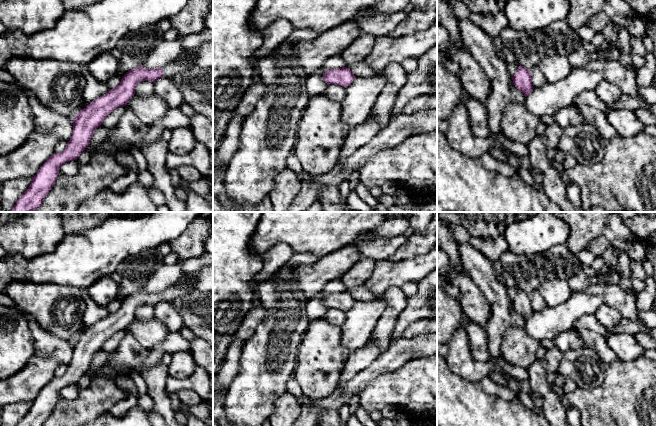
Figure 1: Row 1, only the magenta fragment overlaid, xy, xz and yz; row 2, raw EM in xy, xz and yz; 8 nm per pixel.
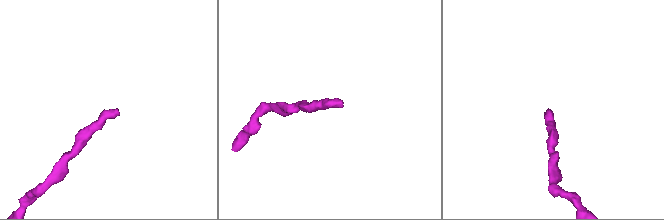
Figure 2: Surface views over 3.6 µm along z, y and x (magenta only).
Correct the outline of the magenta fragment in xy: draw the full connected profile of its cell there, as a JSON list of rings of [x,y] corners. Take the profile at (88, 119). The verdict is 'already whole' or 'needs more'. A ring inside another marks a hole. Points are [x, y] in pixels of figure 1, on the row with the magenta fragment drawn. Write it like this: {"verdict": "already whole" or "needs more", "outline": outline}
{"verdict": "needs more", "outline": [[[178,61],[167,63],[162,68],[147,69],[138,66],[128,71],[121,79],[120,84],[95,99],[84,109],[80,110],[73,119],[73,132],[67,142],[65,150],[54,153],[40,167],[24,194],[17,200],[14,207],[8,212],[32,212],[39,208],[46,195],[52,189],[60,169],[67,161],[77,159],[90,144],[96,128],[102,125],[104,119],[116,108],[126,106],[129,99],[135,94],[135,87],[141,81],[155,82],[160,77],[169,77],[195,67],[192,62],[183,64]]]}

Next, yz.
{"verdict": "already whole", "outline": [[[520,65],[516,74],[512,77],[514,85],[519,89],[525,97],[527,97],[534,89],[532,86],[531,72],[523,65]]]}

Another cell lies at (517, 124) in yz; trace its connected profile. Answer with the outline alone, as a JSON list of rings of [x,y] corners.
[[[511,101],[501,120],[501,132],[505,138],[522,144],[528,144],[536,136],[540,119],[529,113],[523,103]]]

